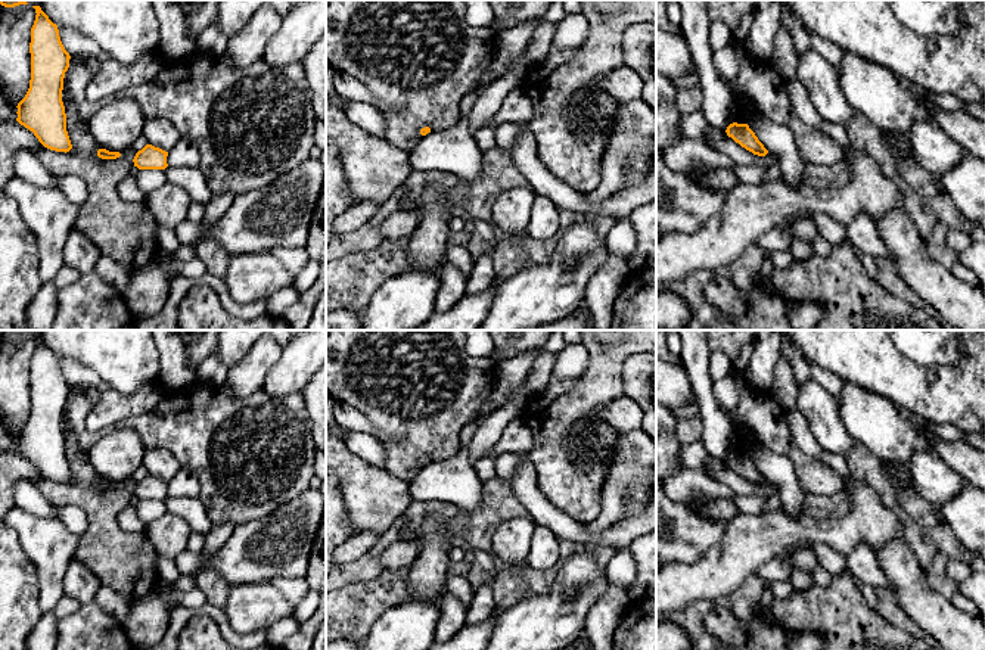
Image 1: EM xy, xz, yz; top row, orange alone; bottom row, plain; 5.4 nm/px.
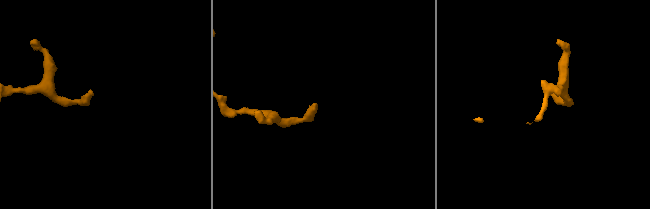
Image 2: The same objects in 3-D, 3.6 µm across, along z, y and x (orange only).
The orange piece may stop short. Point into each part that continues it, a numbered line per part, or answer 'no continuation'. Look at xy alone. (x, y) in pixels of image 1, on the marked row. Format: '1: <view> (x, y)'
1: xy (190, 179)

